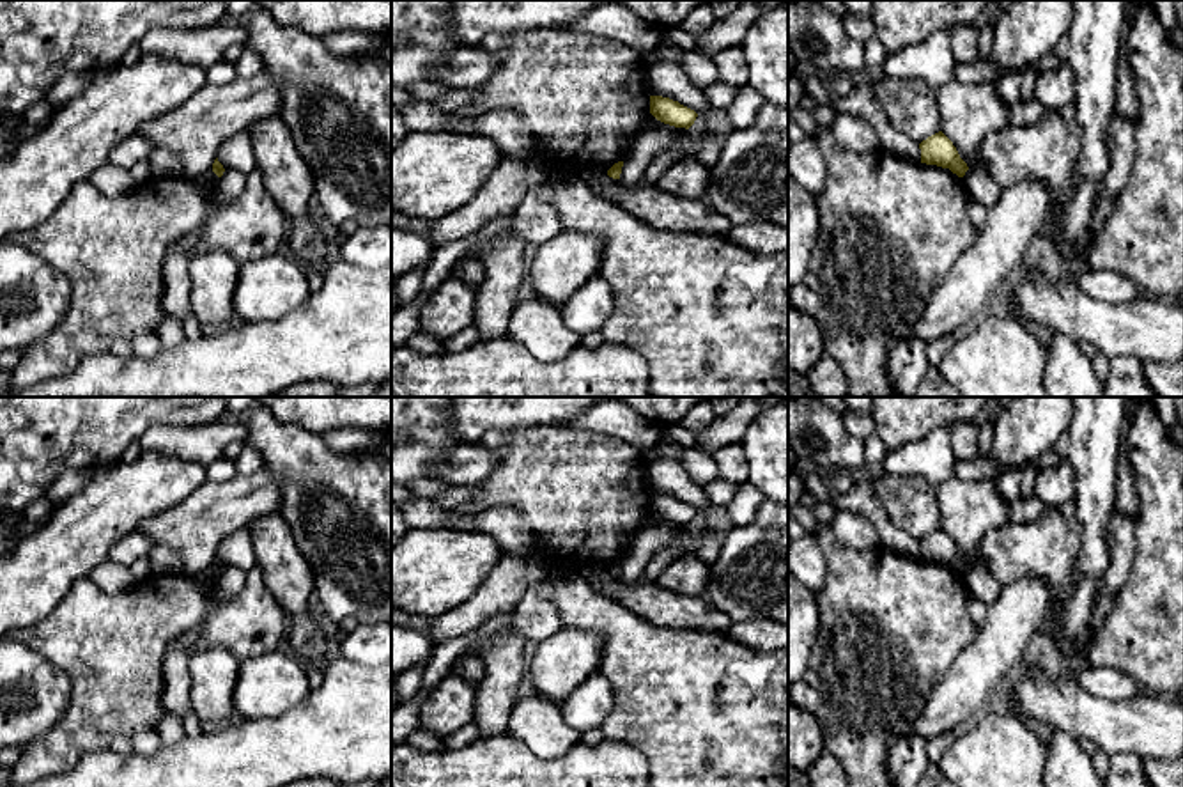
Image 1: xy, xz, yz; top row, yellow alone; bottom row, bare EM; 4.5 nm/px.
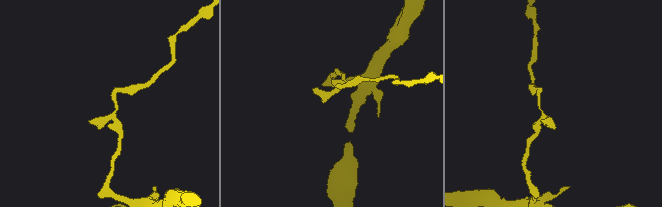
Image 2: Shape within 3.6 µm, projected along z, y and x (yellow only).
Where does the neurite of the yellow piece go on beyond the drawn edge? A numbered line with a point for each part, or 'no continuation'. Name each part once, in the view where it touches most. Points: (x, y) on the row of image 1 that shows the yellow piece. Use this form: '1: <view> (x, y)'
no continuation

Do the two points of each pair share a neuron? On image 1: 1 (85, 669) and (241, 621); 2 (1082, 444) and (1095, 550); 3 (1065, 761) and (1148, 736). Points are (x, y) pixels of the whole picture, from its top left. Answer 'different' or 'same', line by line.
1: same
2: same
3: different

